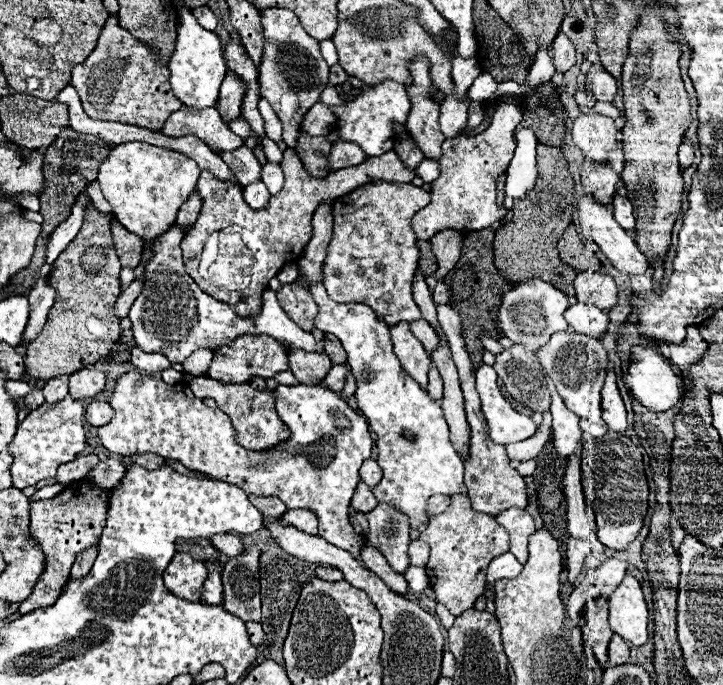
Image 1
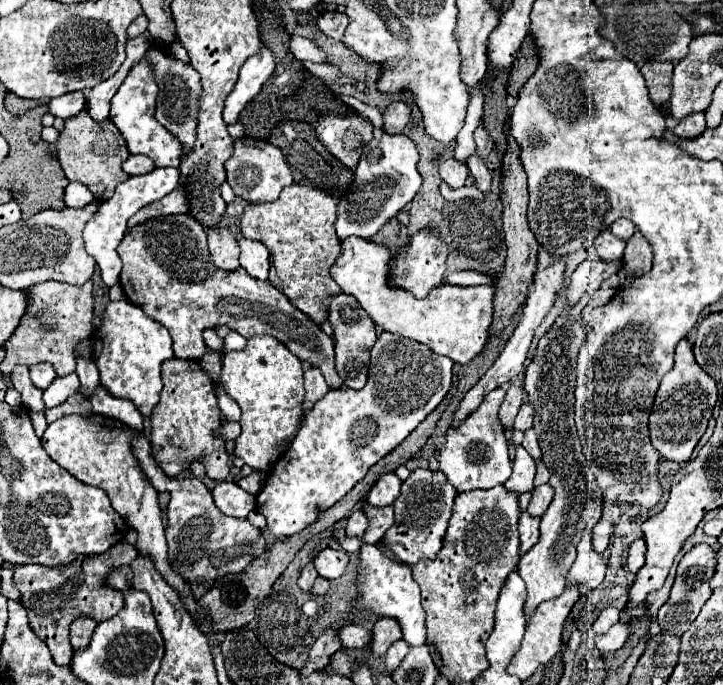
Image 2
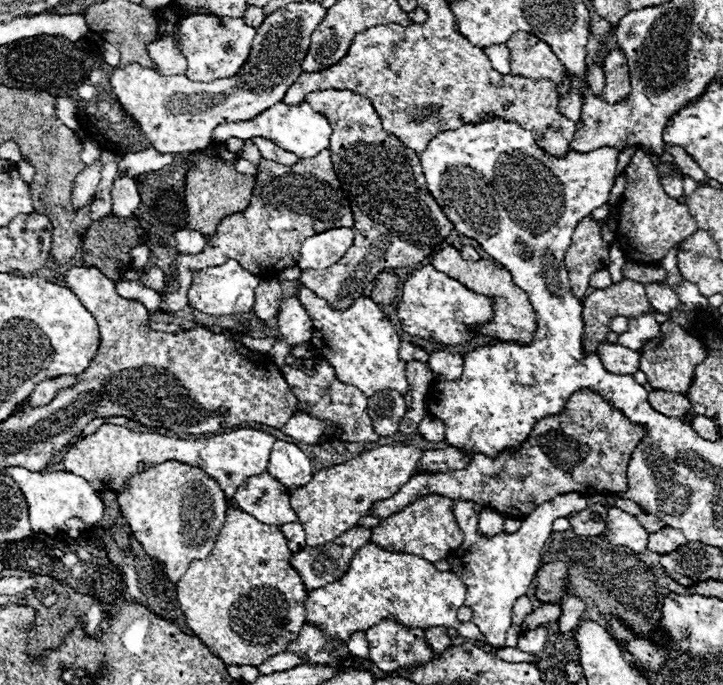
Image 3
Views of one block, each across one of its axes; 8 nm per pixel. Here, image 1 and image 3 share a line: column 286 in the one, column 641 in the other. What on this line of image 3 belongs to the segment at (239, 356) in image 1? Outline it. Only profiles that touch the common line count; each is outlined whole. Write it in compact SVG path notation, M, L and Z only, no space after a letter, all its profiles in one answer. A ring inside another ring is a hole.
M670 322L662 324L660 336L648 340L640 350L642 350L640 370L646 374L648 384L654 390L668 390L668 392L678 392L678 394L686 394L690 390L694 368L706 358L704 342L688 336L688 332L682 326L670 324Z

